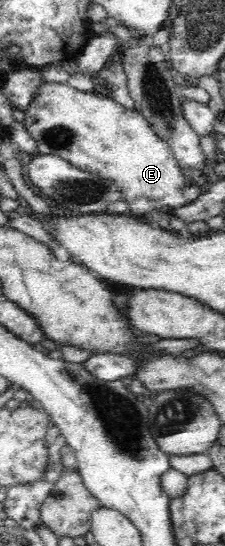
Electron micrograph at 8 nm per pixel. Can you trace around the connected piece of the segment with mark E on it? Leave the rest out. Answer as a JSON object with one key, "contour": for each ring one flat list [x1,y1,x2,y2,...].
{"contour":[[44,81,41,90,37,92,37,96,25,112,24,123,27,131,37,141,38,154,52,153,87,174,113,183,117,187,118,198,126,204,128,216,149,216,153,212,167,213,179,210,183,206,193,204,205,190,203,186,193,182,189,171,174,157,173,149,167,140,157,134,142,114,135,108,123,108,105,93,99,94,96,91,83,94,69,88,65,83]]}

